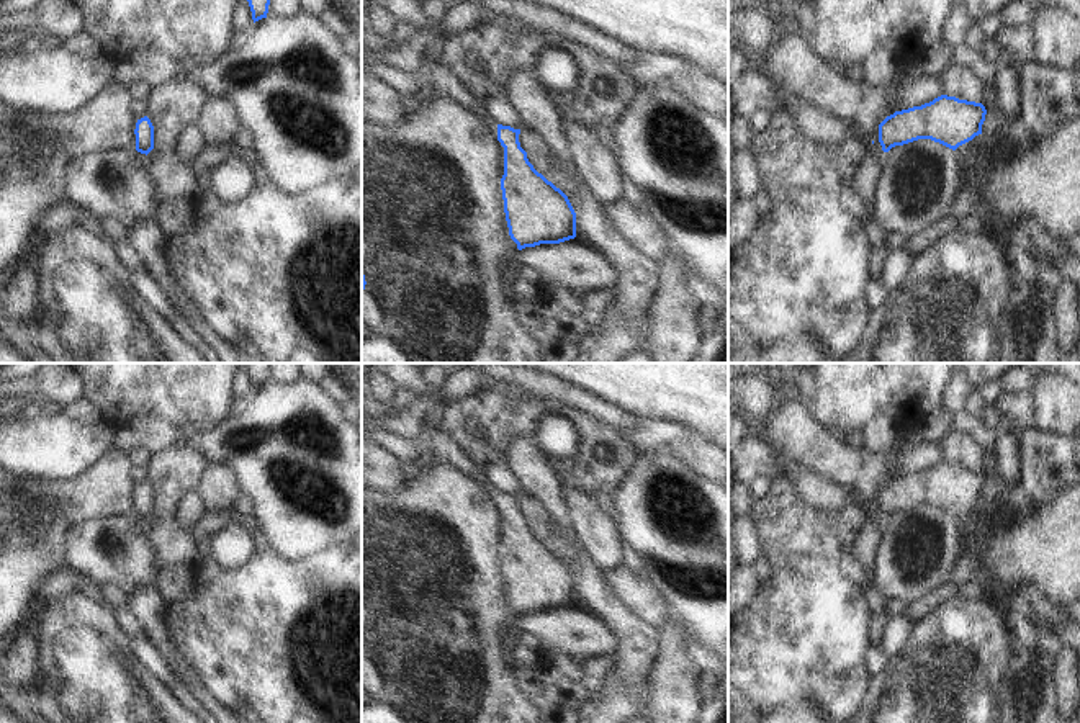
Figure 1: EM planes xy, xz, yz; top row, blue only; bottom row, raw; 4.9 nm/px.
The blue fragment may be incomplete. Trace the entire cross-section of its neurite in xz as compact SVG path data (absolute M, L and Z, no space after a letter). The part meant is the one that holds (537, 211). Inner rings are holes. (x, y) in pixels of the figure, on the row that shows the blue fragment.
M497 124L504 147L501 190L511 239L517 249L576 237L576 213L568 196L538 173L519 142L520 129Z

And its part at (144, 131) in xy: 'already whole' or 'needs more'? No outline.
already whole

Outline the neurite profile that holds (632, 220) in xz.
M637 195L609 204L609 216L617 229L653 260L663 263L674 249L666 227L645 209Z

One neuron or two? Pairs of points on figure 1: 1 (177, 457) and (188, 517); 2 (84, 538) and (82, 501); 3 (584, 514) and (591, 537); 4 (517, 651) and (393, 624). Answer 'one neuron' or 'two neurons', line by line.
1: two neurons
2: two neurons
3: one neuron
4: two neurons

